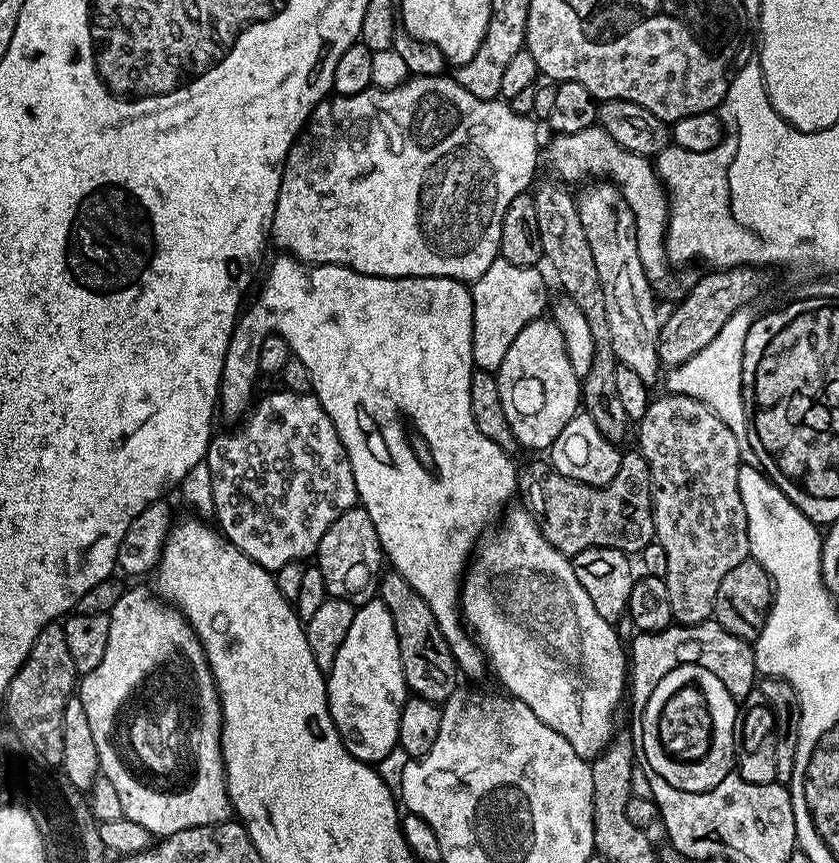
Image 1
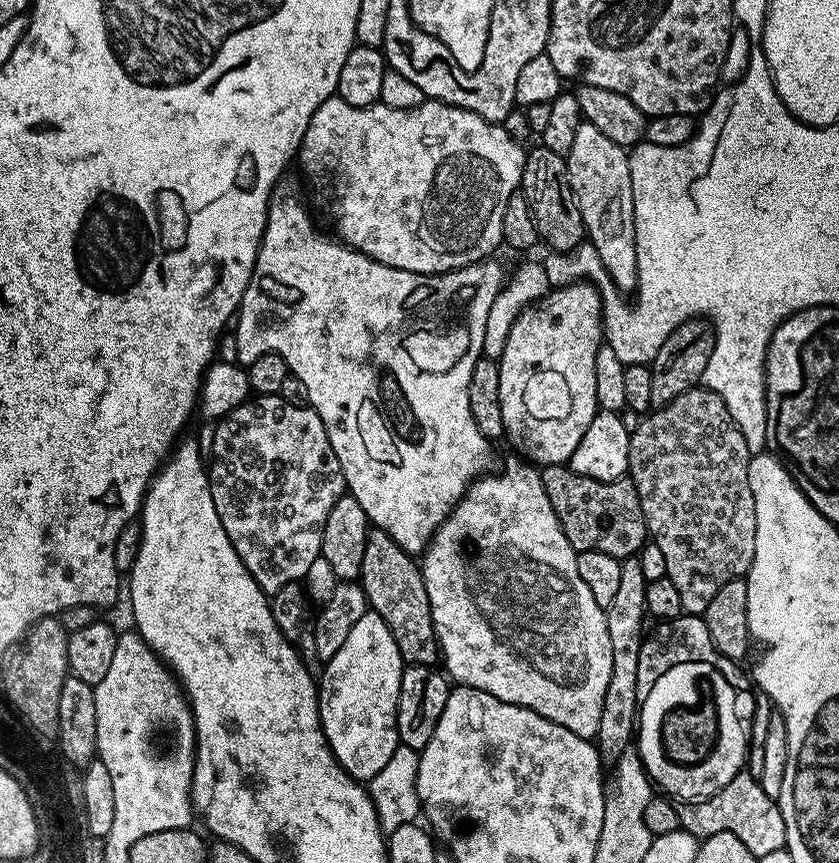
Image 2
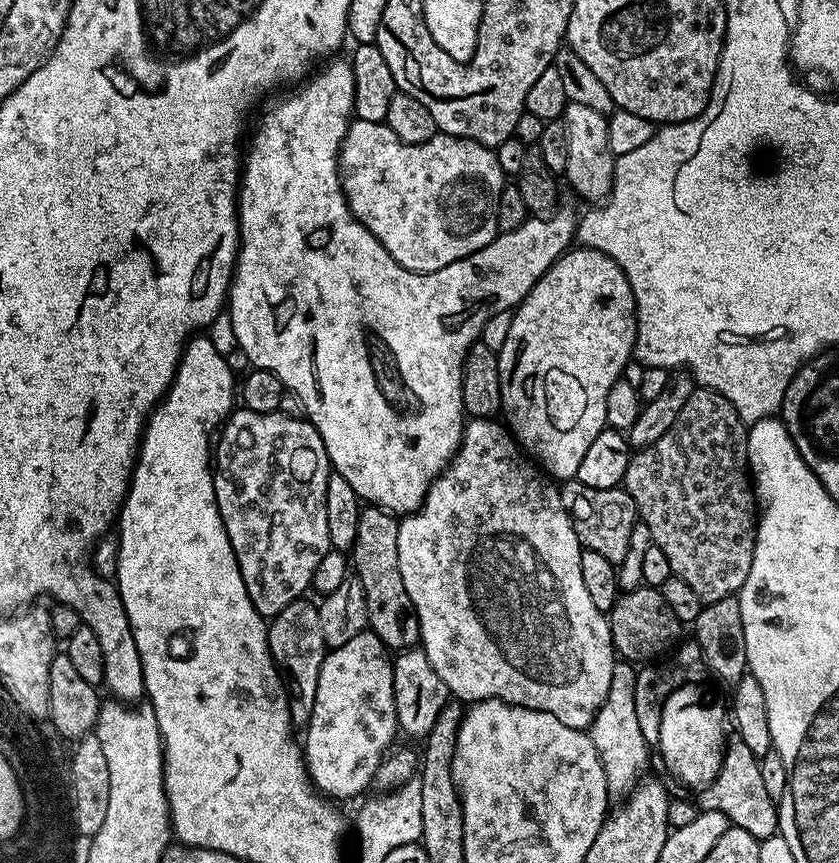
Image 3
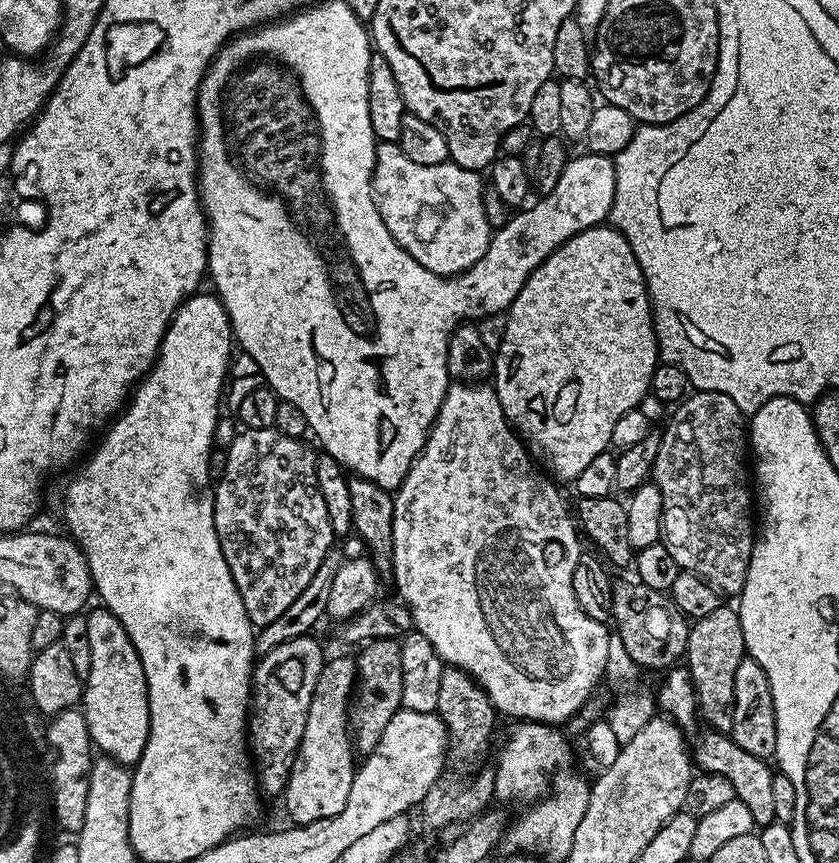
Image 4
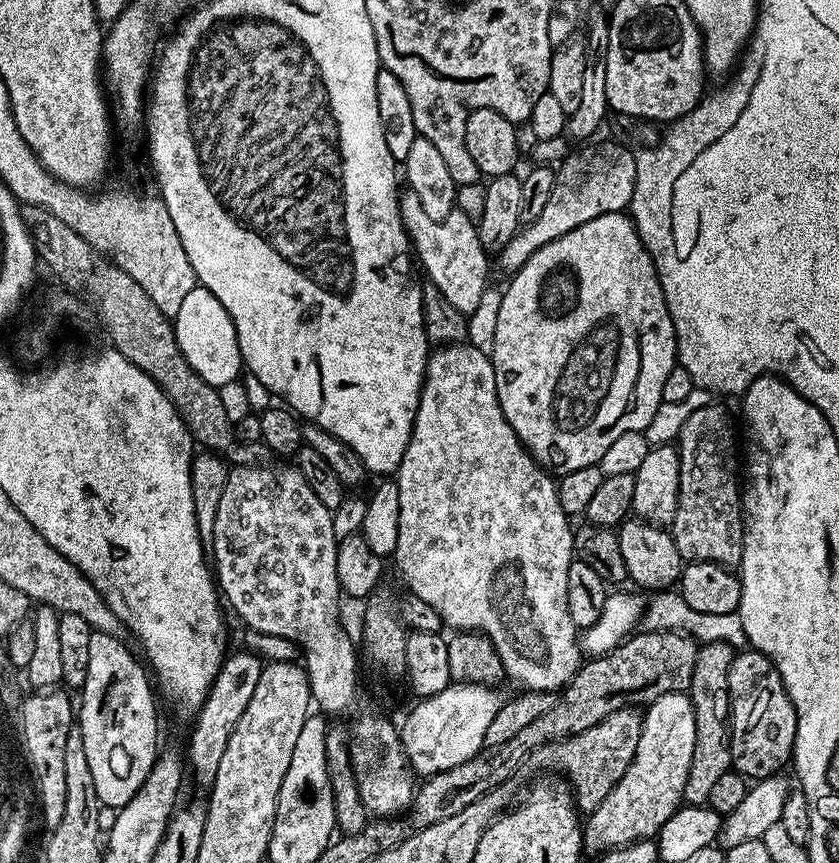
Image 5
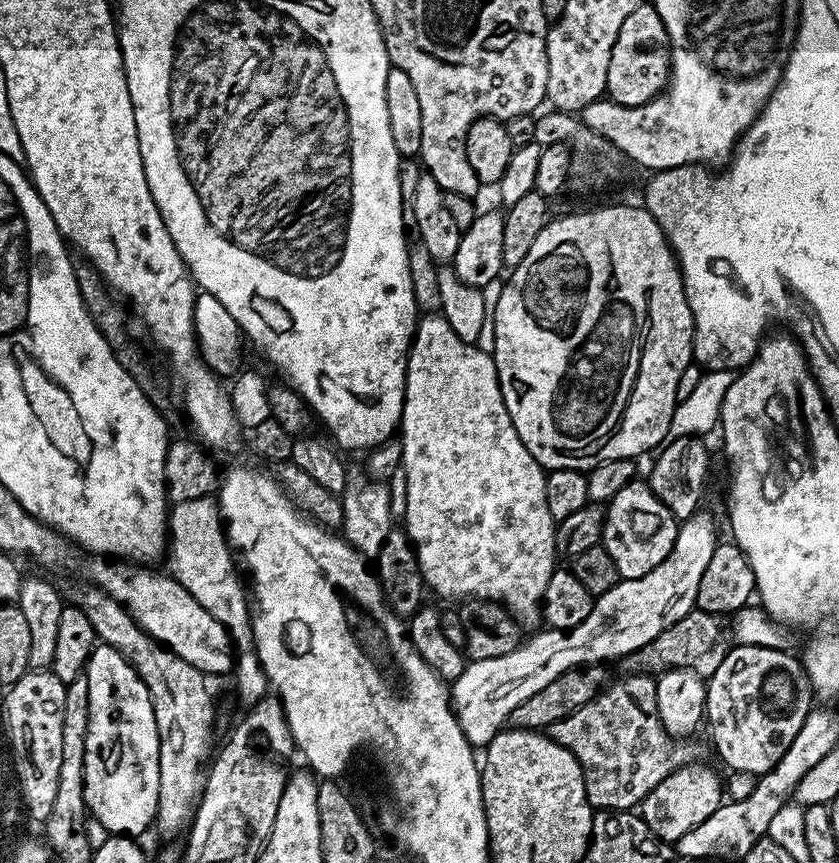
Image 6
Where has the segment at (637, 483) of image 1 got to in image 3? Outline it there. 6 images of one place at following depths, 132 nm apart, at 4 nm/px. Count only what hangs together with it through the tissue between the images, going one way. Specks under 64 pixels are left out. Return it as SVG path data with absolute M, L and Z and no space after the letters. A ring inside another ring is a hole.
M569 480L560 488L560 501L574 526L574 534L580 539L581 549L602 554L610 563L619 566L626 558L626 546L630 546L630 530L638 523L636 503L623 487L598 490L575 480Z

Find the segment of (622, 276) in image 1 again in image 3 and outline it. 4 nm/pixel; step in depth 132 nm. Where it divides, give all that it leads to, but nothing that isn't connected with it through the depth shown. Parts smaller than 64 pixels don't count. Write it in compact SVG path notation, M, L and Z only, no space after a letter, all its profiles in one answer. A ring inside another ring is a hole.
M569 103L564 107L563 122L566 126L567 161L563 179L568 179L568 184L584 200L588 202L603 202L607 200L612 183L614 182L614 170L616 169L616 157L610 150L610 138L608 137L608 116L594 110L593 107L582 106L581 103Z

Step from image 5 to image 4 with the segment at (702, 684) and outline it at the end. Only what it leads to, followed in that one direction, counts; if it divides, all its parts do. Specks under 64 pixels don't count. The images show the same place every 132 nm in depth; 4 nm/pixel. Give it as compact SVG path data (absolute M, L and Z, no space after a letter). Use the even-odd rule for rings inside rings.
M721 606L689 627L686 667L696 691L699 715L709 729L731 733L734 722L734 674L745 659L742 622L735 607Z

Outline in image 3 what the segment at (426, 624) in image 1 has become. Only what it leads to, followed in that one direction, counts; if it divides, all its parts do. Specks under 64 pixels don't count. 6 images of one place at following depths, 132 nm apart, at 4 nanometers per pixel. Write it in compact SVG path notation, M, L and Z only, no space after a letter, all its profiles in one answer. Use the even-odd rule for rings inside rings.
M364 506L358 518L358 535L350 550L350 560L354 565L354 576L362 582L366 594L366 614L368 628L389 650L415 648L420 644L420 623L406 594L402 582L402 570L398 570L398 530L400 520L387 508Z

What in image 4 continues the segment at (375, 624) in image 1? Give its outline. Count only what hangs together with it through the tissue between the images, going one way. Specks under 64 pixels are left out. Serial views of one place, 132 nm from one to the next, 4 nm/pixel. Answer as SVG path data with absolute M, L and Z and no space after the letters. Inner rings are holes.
M336 656L327 661L318 678L318 686L314 686L314 698L310 702L310 710L306 718L306 730L302 734L300 748L296 751L296 760L292 771L288 773L288 785L282 793L282 801L292 815L291 823L303 826L310 822L318 822L322 818L330 818L346 806L346 798L350 794L350 786L354 782L354 774L358 767L354 755L354 741L350 735L350 709L354 703L354 693L358 688L356 660L351 656Z

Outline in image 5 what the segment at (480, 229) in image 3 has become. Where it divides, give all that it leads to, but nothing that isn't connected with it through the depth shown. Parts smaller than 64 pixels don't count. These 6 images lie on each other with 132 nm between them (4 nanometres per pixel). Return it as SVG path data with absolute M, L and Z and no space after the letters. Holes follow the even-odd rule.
M411 190L405 191L399 197L400 221L404 224L404 229L408 232L408 239L414 249L415 259L424 267L427 279L458 310L465 314L471 314L478 309L482 299L482 294L490 287L488 280L488 260L489 253L485 252L480 245L480 239L476 233L477 221L466 218L466 214L453 211L442 221L434 221L428 218L422 203L418 200L418 194Z

